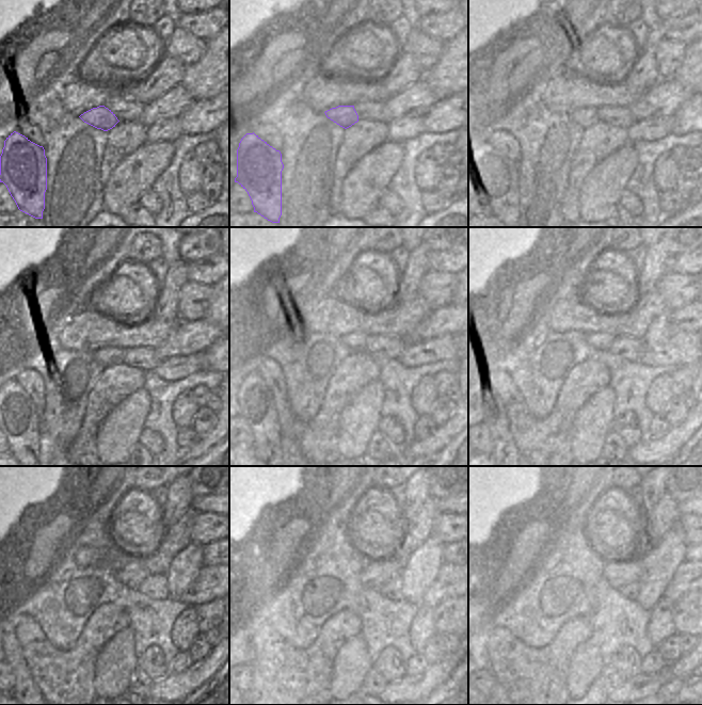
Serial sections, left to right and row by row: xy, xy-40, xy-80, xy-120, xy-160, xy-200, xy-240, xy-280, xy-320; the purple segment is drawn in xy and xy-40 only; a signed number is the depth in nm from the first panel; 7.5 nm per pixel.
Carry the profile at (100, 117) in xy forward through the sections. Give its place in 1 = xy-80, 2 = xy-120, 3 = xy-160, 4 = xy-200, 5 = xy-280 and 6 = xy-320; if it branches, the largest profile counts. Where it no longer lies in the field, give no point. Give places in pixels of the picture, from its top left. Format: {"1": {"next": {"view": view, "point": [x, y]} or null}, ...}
{"1": {"next": {"view": "xy-80", "point": [585, 117]}}, "2": {"next": {"view": "xy-120", "point": [108, 356]}}, "3": {"next": {"view": "xy-160", "point": [355, 342]}}, "4": {"next": {"view": "xy-200", "point": [601, 341]}}, "5": {"next": {"view": "xy-280", "point": [376, 573]}}, "6": {"next": {"view": "xy-320", "point": [618, 573]}}}

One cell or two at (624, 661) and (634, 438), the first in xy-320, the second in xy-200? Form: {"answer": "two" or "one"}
{"answer": "one"}

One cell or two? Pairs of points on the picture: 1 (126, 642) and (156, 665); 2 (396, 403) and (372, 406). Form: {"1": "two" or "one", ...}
{"1": "two", "2": "two"}

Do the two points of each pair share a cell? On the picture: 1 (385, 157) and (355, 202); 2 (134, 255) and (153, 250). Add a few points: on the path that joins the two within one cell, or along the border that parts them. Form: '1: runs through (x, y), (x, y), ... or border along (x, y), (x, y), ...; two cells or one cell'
1: runs through (378, 167), (361, 191); one cell
2: runs through (139, 253), (148, 250); one cell

